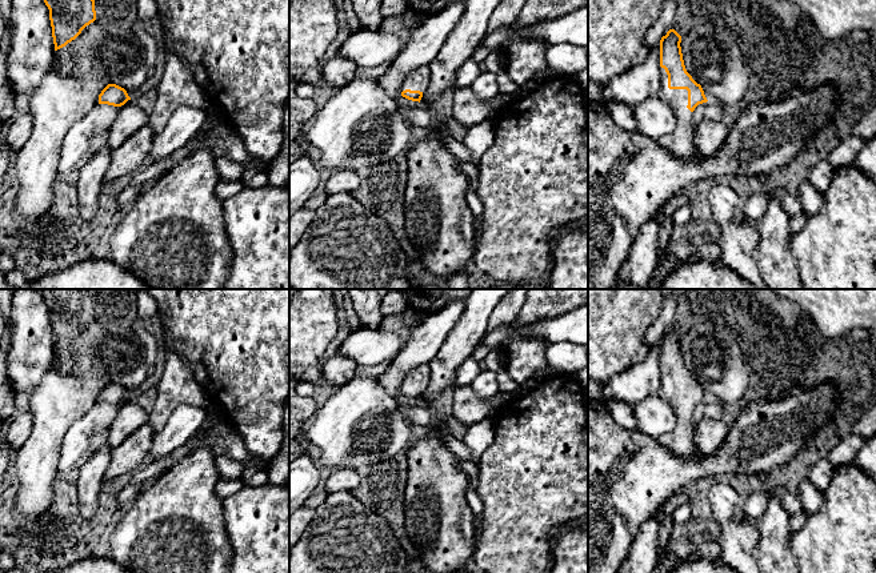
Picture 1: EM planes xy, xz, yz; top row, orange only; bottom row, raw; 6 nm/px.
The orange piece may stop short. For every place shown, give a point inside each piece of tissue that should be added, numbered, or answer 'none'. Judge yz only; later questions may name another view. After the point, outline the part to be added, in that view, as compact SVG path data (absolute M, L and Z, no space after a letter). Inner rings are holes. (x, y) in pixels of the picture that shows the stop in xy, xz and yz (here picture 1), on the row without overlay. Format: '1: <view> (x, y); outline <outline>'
1: yz (680, 441); outline M661 365L660 369L661 388L659 390L659 396L672 405L677 416L677 424L672 432L661 436L657 441L660 445L668 448L675 456L691 460L699 449L693 441L693 428L691 424L692 410L687 406L688 389L669 388L668 373Z

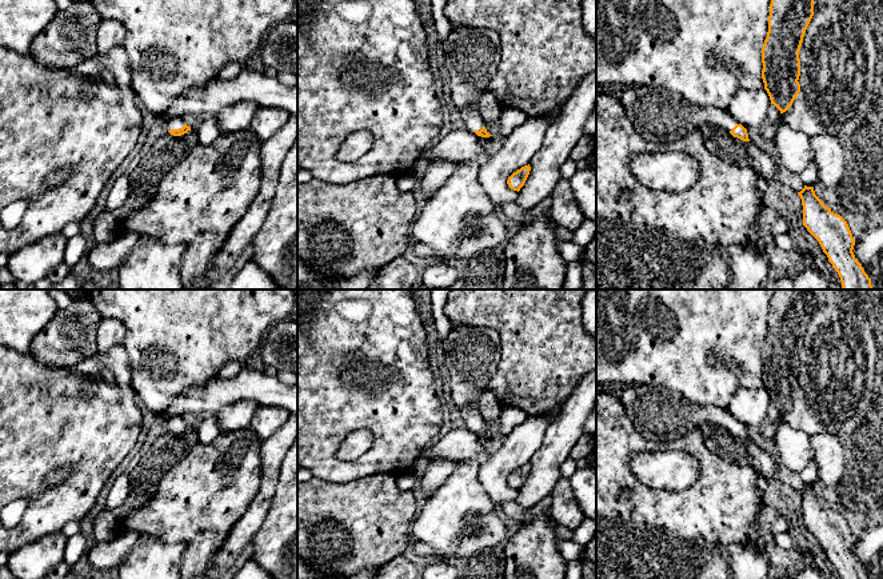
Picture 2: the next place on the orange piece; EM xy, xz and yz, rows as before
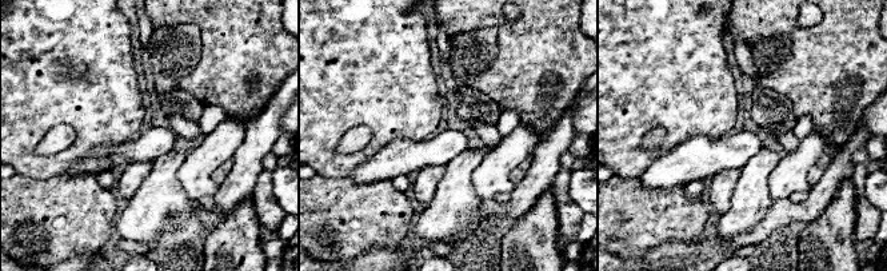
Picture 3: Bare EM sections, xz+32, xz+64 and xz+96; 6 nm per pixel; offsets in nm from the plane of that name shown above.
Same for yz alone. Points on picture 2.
1: yz (658, 414); outline M626 386L619 398L636 431L650 442L679 440L704 423L728 431L738 423L727 410L691 403L664 387Z

